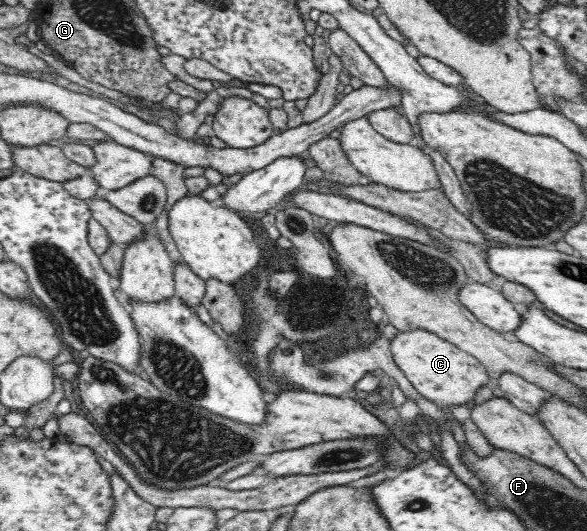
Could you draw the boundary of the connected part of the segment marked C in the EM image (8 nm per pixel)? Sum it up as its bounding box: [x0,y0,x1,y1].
[390,329,490,408]

